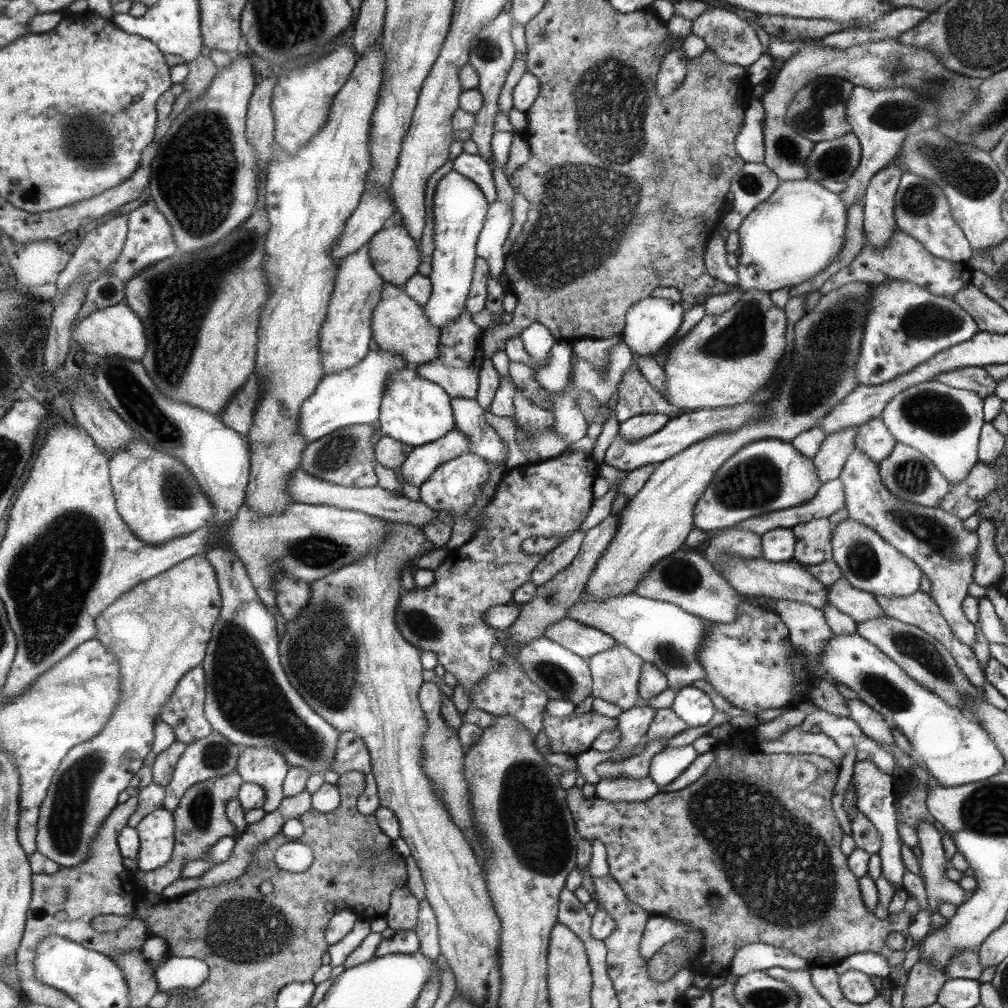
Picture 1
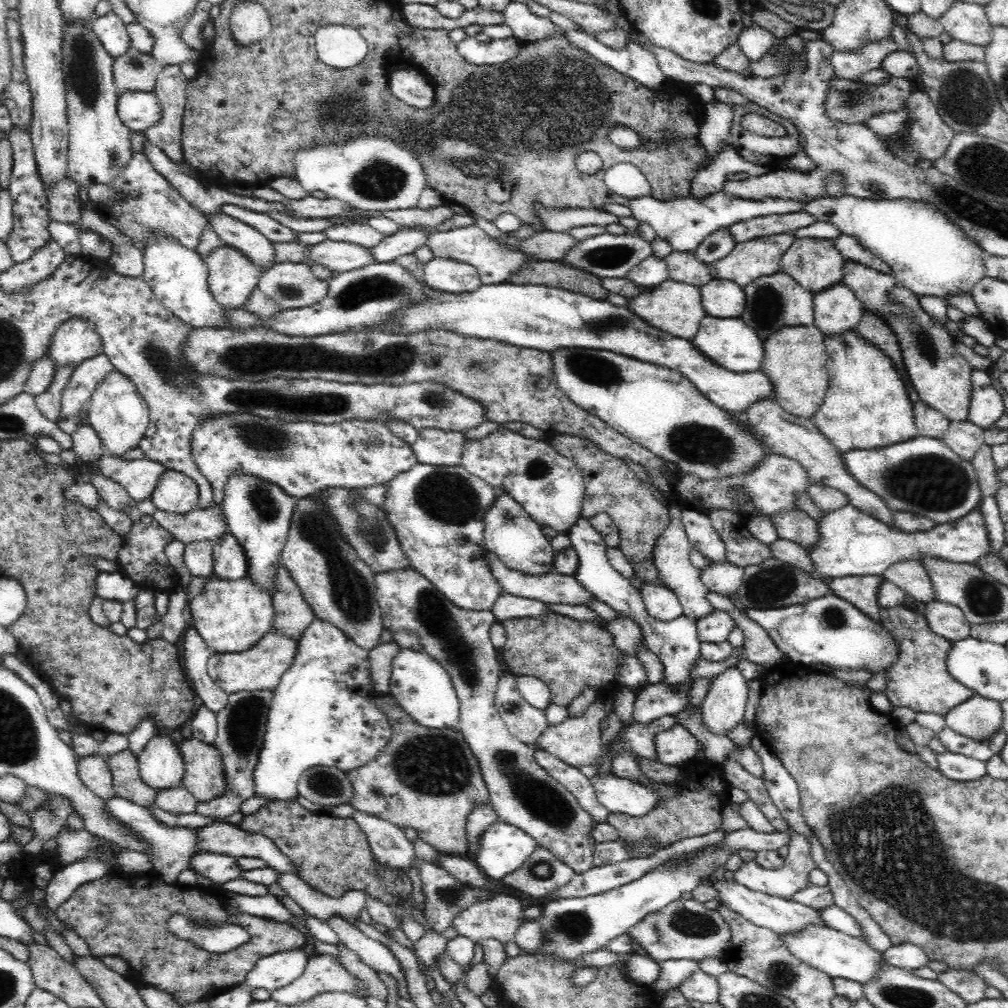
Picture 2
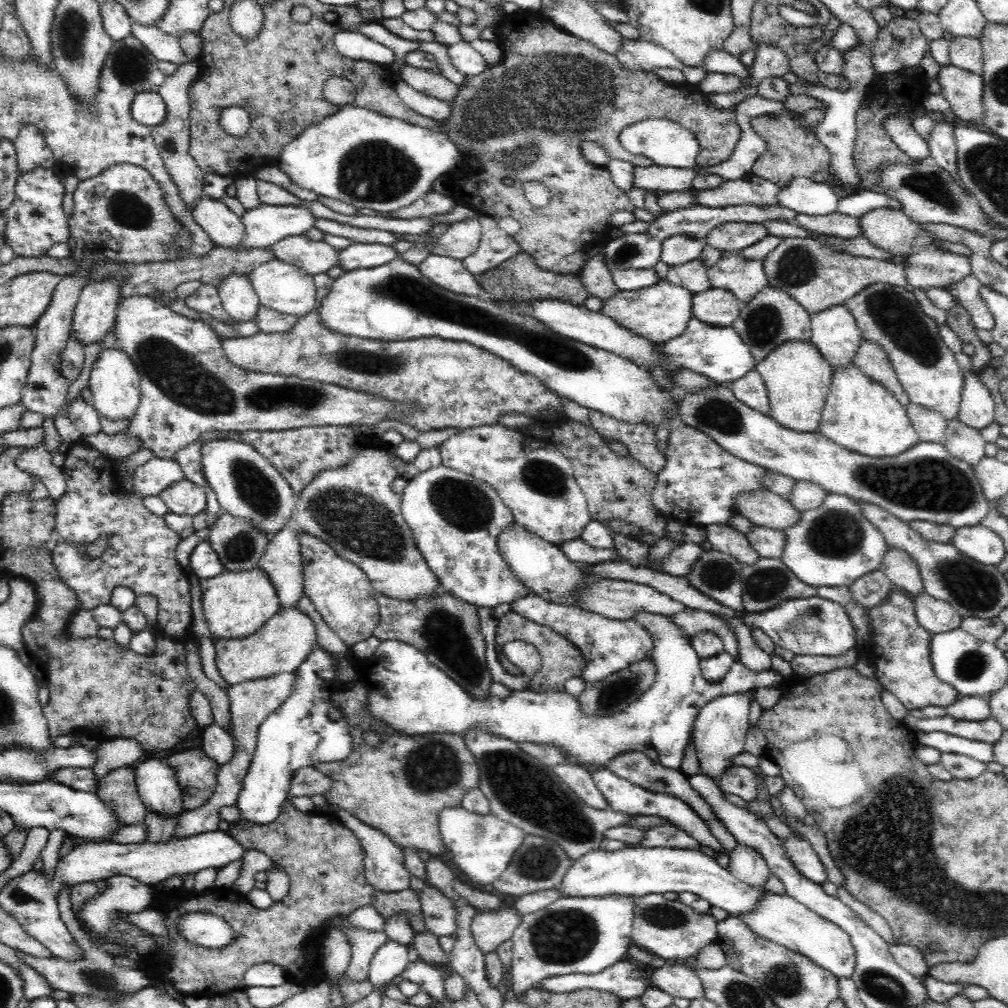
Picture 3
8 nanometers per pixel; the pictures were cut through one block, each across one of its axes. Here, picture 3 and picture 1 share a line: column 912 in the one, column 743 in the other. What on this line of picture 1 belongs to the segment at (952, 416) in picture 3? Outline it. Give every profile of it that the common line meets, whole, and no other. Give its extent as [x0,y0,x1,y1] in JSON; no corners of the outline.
[661,290,785,413]

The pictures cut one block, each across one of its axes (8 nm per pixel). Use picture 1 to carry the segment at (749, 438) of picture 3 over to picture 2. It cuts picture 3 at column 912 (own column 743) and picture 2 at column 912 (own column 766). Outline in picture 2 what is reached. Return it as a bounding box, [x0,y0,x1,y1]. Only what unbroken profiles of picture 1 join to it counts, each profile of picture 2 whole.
[841,435,982,524]

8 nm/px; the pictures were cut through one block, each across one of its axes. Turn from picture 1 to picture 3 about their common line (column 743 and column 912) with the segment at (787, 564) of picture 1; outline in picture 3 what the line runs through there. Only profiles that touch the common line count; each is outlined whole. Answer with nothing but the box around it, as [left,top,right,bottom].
[880,546,925,596]

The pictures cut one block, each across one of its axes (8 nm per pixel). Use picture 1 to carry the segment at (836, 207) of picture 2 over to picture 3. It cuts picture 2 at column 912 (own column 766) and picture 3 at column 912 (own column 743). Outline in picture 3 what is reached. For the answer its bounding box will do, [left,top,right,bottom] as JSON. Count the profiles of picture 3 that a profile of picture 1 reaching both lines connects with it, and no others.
[855,207,977,293]

